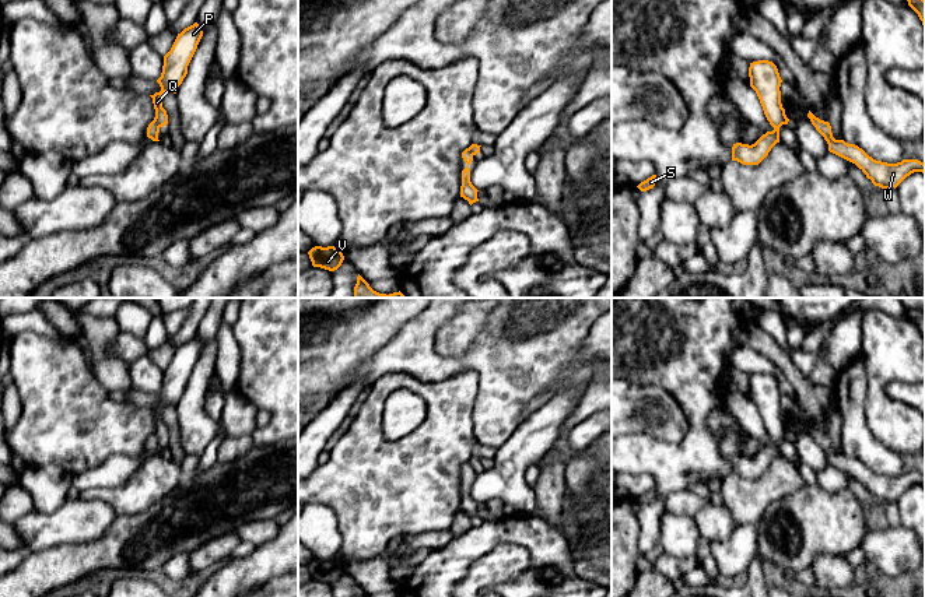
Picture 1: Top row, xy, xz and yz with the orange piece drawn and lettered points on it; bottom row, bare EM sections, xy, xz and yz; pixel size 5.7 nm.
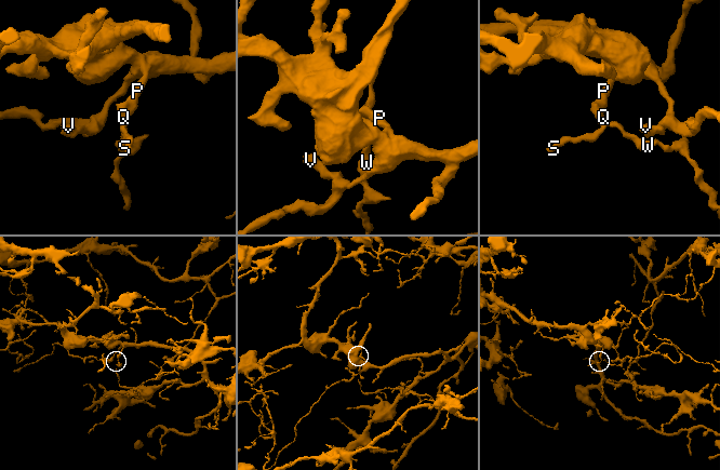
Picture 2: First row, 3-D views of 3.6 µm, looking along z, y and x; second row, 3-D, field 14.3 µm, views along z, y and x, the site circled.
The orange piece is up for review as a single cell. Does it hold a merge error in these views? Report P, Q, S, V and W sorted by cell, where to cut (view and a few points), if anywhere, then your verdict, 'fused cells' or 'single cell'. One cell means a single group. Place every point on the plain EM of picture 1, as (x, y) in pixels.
P Q V / S W | xy (154, 432), (160, 439) | fused cells

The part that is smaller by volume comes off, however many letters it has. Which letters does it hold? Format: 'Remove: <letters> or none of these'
Remove: S, W

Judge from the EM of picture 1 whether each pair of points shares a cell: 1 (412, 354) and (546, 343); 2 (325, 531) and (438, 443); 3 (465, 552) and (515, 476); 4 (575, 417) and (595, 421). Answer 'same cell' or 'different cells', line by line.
1: same cell
2: different cells
3: different cells
4: different cells

